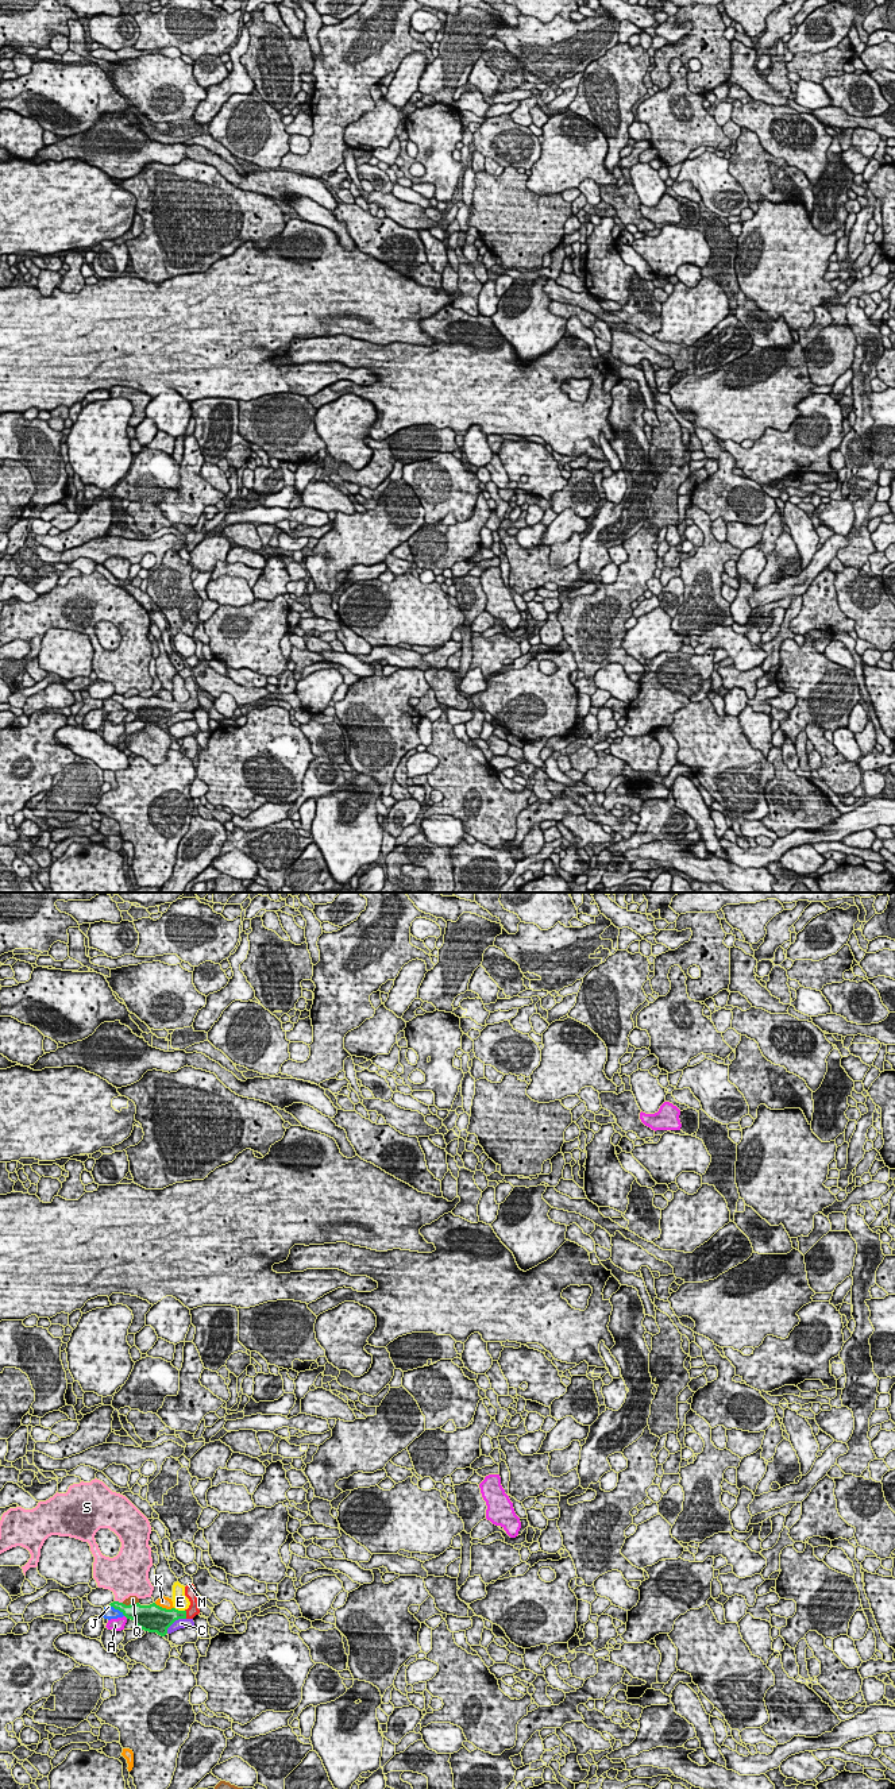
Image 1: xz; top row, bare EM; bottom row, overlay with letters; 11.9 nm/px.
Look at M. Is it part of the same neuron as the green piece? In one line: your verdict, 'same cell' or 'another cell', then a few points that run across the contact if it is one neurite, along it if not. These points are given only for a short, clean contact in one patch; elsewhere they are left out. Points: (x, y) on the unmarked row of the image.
same cell; line xz (165, 710), (173, 706), (185, 706), (192, 700), (191, 686)

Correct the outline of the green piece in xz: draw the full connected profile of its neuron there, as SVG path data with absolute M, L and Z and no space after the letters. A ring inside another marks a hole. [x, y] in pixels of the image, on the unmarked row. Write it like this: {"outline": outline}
{"outline": "M193 676L185 679L185 689L190 694L189 701L185 703L178 703L175 701L166 702L155 695L150 698L140 698L139 695L126 698L123 695L113 694L109 698L119 702L127 712L134 713L136 720L165 729L167 726L167 721L175 713L193 712L200 706L197 685Z"}

